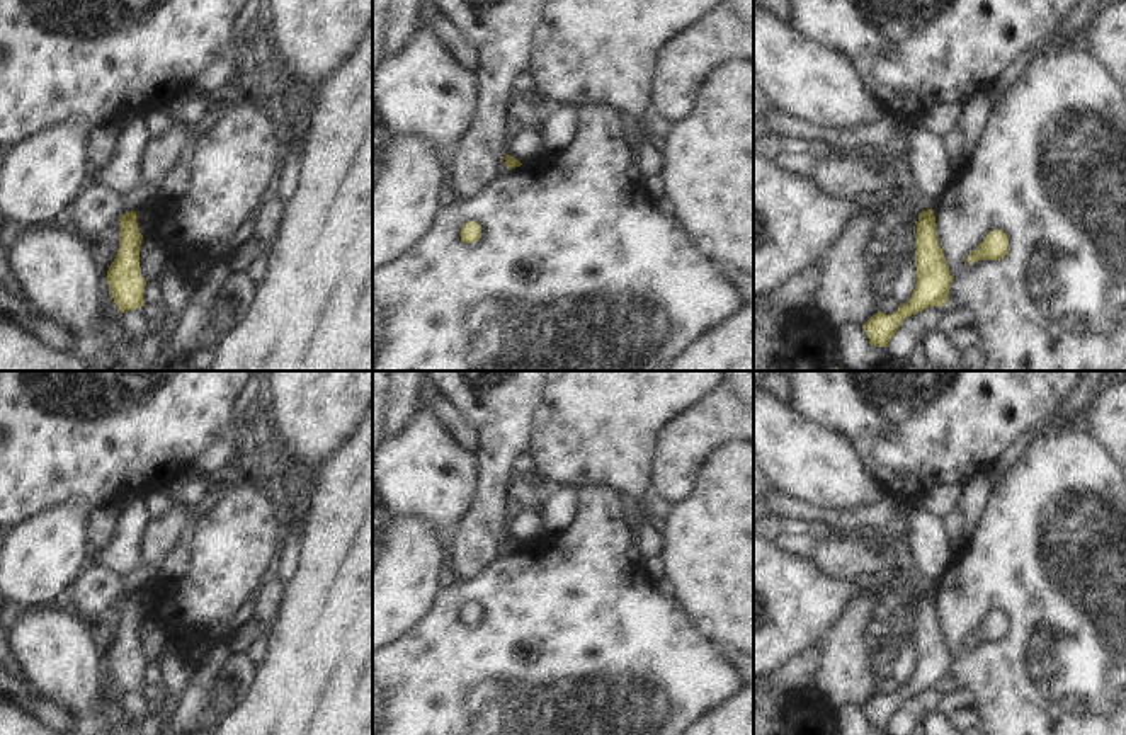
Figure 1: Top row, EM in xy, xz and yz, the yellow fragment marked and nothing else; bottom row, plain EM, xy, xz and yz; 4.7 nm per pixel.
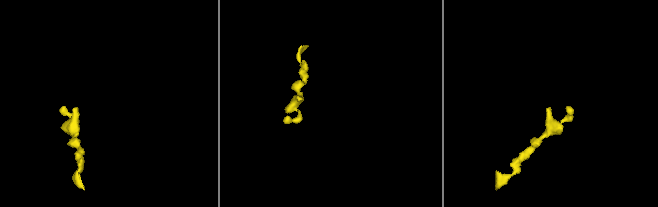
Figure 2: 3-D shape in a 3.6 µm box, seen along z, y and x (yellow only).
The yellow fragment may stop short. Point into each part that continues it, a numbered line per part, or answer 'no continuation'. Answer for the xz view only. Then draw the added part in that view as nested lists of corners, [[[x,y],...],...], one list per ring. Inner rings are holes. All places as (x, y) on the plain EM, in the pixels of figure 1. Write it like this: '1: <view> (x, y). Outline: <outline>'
no continuation

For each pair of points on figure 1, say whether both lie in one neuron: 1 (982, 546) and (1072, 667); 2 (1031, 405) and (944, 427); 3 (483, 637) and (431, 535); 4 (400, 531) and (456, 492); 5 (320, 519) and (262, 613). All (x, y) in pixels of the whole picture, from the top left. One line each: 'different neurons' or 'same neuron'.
1: same neuron
2: same neuron
3: different neurons
4: different neurons
5: different neurons

